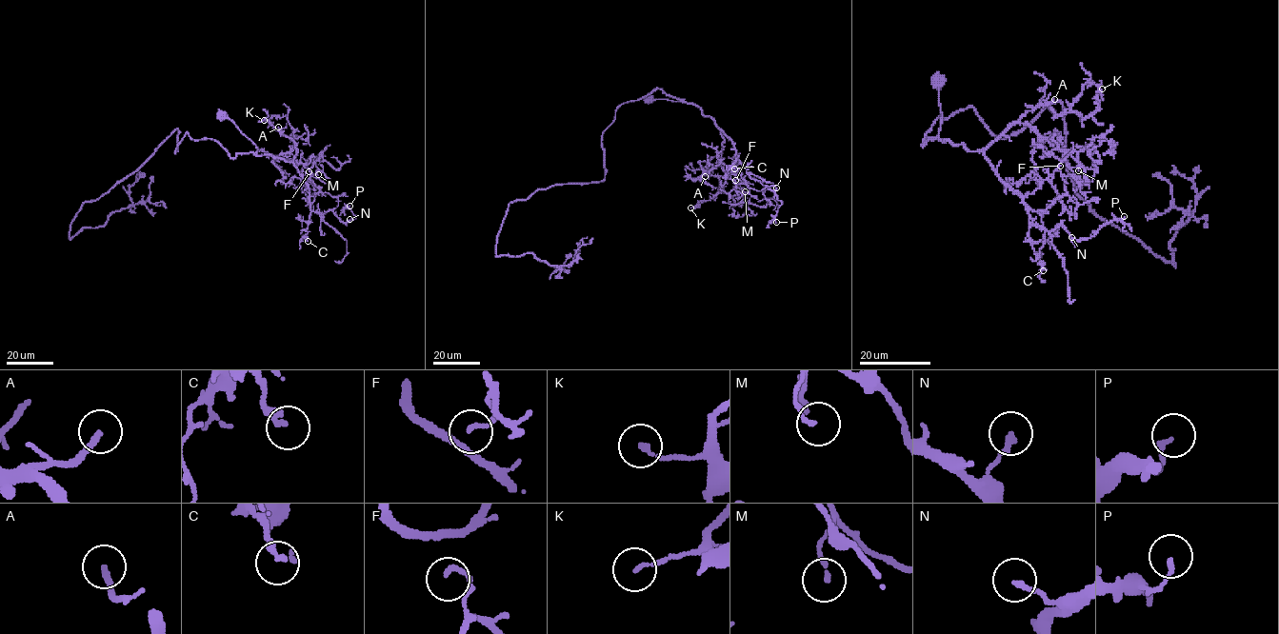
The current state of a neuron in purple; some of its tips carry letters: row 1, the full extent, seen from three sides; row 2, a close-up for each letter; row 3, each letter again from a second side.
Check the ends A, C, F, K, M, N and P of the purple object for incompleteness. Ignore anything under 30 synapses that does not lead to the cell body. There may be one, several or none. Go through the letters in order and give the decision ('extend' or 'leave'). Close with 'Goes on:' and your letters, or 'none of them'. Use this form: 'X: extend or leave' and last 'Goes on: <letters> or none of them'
A: extend
C: leave
F: leave
K: leave
M: leave
N: leave
P: leave
Goes on: A

